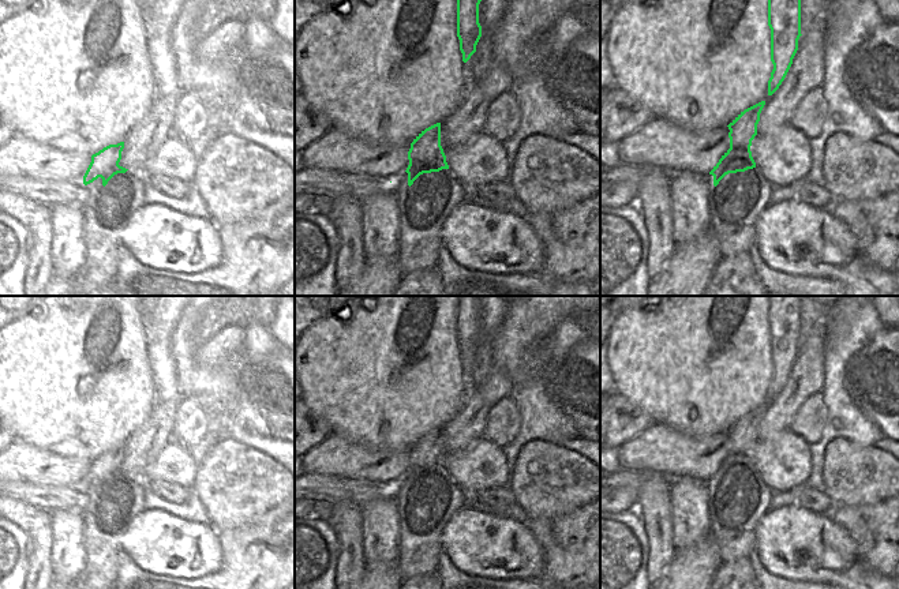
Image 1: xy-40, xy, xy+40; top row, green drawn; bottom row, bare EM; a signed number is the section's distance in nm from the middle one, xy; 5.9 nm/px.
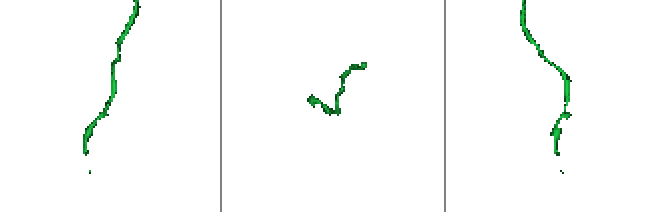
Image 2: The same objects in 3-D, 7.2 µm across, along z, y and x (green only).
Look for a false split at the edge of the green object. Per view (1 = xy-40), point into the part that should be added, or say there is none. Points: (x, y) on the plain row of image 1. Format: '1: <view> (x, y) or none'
1: none

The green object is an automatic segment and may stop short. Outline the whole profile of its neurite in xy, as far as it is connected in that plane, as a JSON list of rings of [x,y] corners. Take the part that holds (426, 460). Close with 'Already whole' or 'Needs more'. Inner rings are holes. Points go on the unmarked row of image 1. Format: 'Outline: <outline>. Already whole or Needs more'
Outline: [[[437,428],[422,436],[411,449],[408,457],[409,470],[407,473],[408,491],[423,479],[449,474],[446,461],[441,451],[441,428]]]. Already whole.

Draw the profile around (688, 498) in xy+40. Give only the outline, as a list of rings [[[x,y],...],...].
[[[670,480],[673,547],[682,551],[708,537],[708,489],[701,480]]]

